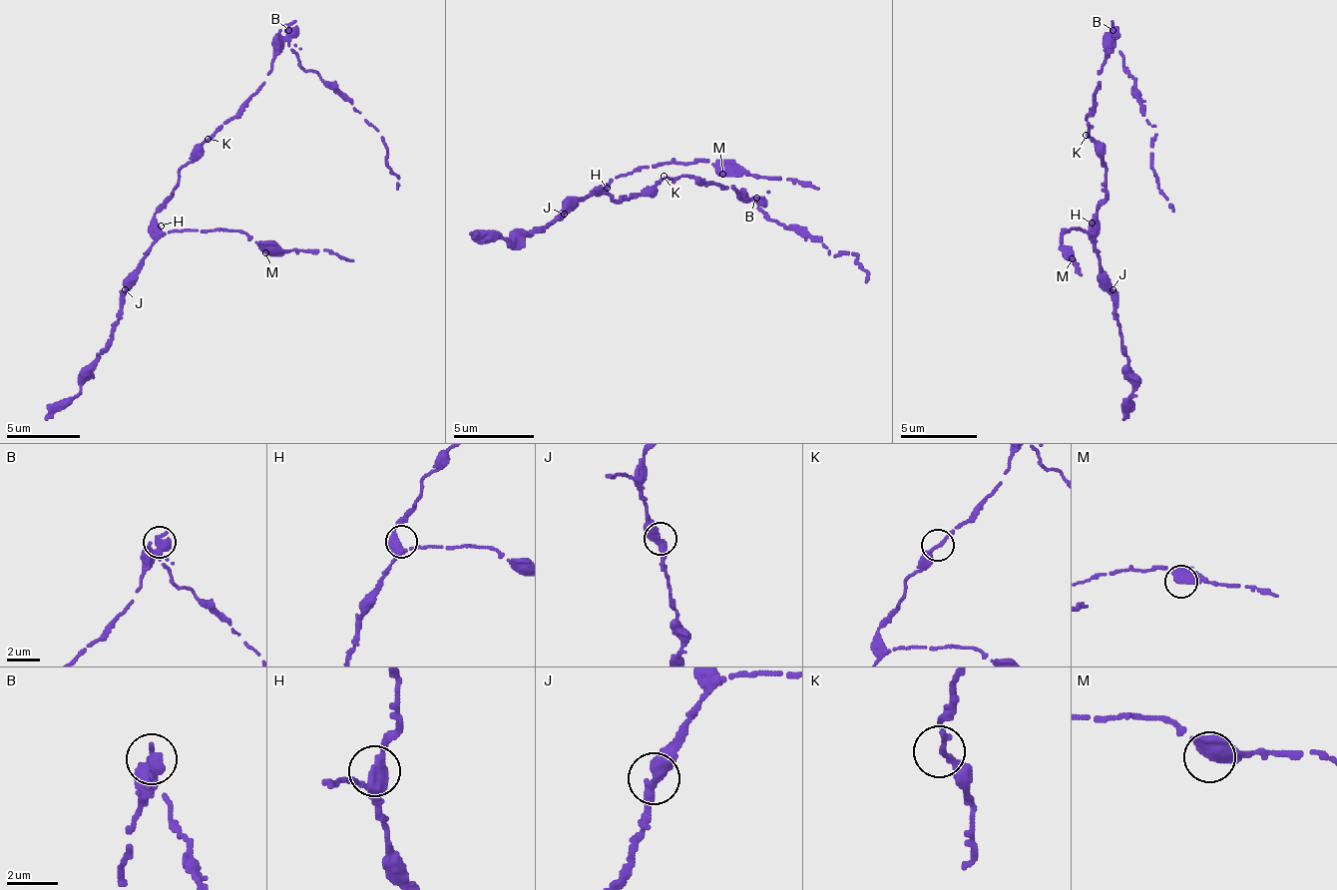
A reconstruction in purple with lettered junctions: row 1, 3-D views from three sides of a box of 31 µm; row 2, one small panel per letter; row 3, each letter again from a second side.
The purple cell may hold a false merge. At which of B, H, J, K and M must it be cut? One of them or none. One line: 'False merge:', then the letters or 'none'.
False merge: B

